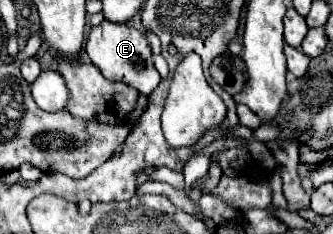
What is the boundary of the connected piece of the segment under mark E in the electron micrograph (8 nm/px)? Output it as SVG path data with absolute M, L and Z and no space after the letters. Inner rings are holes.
M103 22L101 26L91 28L91 34L87 38L85 46L91 62L101 70L101 74L107 80L113 82L123 82L135 88L141 94L151 94L159 86L159 72L153 66L153 52L151 46L145 38L145 32L139 32L137 28L131 28L127 24L113 24L113 22Z

